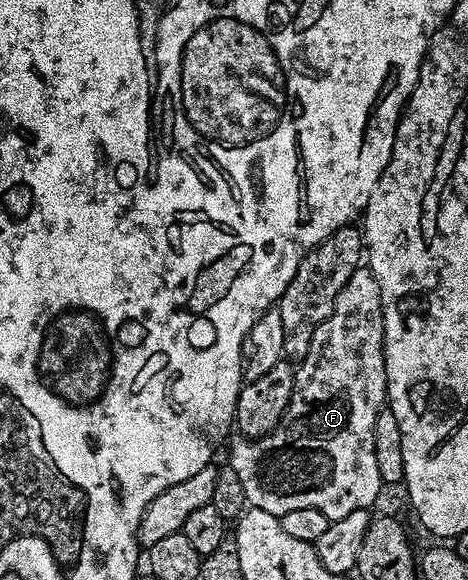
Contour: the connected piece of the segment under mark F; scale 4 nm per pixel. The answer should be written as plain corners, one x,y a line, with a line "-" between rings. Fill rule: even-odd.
359,266
353,271
351,278
347,278
347,286
343,286
343,290
339,290
331,314
321,323
319,330
315,330
315,334
311,334
307,354
295,368
295,386
291,390
291,402
283,414
283,418
275,426
275,430
271,430
267,436
237,438
233,444
233,449
229,452
228,467
233,468
235,474
239,474
239,482
243,482
243,494
246,501
252,507
267,510
267,514
278,518
291,510
319,510
319,514
323,514
330,522
339,518
347,518
347,514
351,514
351,510
372,509
371,506
376,502
377,495
383,490
378,463
375,462
375,424
377,415
387,404
386,386
385,327
383,326
383,306
381,305
379,282
369,267

